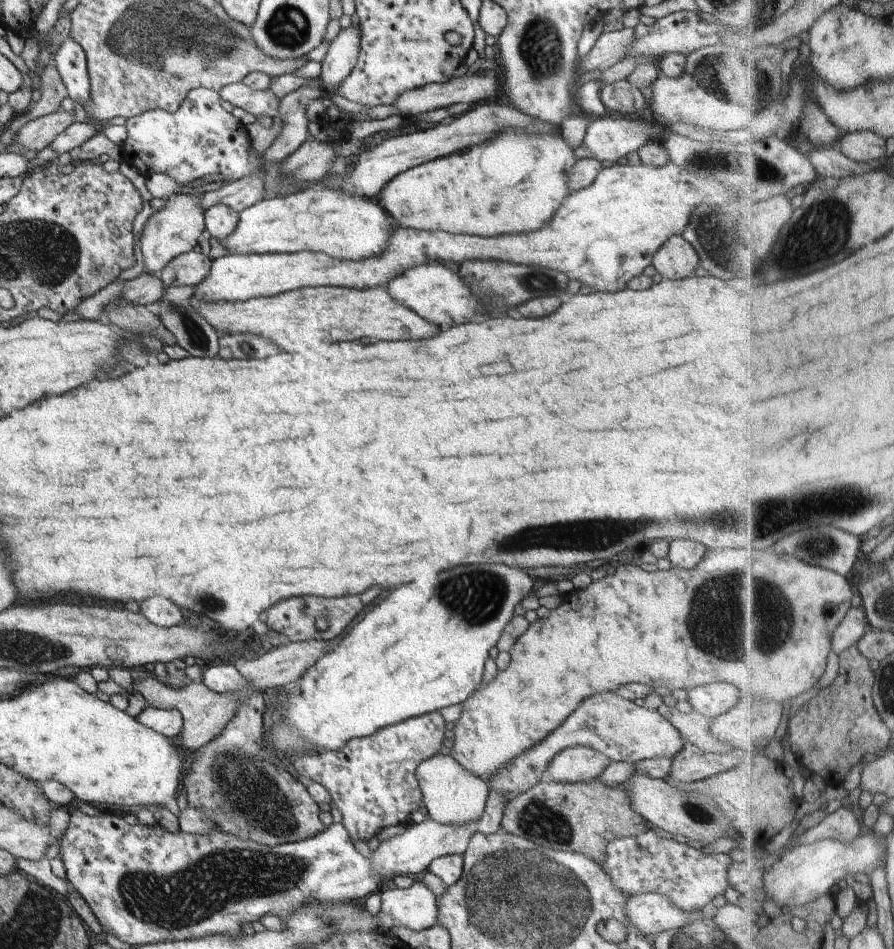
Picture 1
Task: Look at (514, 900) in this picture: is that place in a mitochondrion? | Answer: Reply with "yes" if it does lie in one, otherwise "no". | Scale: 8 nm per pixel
yes

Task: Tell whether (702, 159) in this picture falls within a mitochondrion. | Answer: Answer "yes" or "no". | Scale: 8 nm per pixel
yes

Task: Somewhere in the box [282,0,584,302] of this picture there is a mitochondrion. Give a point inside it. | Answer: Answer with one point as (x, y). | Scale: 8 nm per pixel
(541, 45)

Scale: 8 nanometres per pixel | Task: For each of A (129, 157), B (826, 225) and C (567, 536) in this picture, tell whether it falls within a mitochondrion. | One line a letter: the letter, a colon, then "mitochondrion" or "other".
A: other
B: mitochondrion
C: mitochondrion

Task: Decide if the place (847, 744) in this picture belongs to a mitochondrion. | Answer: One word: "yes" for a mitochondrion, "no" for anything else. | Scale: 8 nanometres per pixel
no

